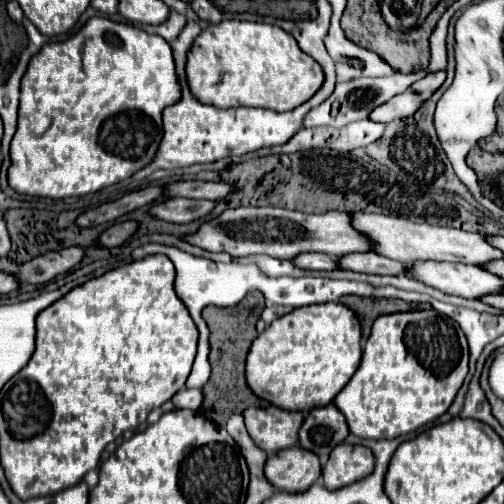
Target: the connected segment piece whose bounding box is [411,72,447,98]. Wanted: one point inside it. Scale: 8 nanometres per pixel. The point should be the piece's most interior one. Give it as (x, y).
(426, 86)

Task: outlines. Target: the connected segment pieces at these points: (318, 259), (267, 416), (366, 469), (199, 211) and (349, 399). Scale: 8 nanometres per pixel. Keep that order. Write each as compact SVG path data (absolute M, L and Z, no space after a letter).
M299 254L293 262L305 270L339 270L341 268L337 258L331 258L325 254Z
M277 406L247 408L243 418L253 442L267 454L295 446L297 432L305 420L303 412L289 412Z
M343 442L337 448L333 448L323 468L323 480L329 490L335 490L369 476L373 468L375 468L375 456L367 446L355 446Z
M169 198L161 204L155 204L151 206L151 214L155 218L161 218L161 220L181 220L177 224L187 224L187 222L193 222L193 220L199 220L207 214L213 212L217 204L211 202L211 200L191 200L191 198Z
M409 310L379 316L363 348L361 368L335 396L333 404L345 414L351 434L359 438L397 438L409 434L449 410L469 372L469 344L461 326L435 310Z

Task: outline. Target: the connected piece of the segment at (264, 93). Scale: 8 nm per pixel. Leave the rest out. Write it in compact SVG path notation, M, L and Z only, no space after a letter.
M225 20L195 38L187 56L187 80L195 98L215 108L267 108L287 112L309 100L325 82L323 68L279 26Z

